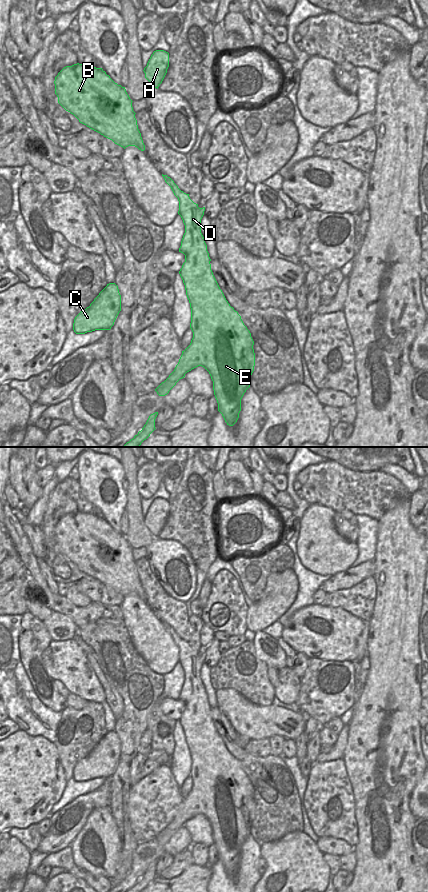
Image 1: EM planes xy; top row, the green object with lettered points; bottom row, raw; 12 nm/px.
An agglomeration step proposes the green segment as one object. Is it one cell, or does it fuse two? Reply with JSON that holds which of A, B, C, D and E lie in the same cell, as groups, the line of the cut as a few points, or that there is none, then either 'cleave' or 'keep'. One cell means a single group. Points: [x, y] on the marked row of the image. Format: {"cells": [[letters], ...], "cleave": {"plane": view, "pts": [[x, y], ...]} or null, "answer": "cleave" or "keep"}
{"cells": [["A", "B", "C", "D", "E"]], "cleave": null, "answer": "keep"}

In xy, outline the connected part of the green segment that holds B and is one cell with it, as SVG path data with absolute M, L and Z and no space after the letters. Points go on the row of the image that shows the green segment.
M74 64L64 67L55 77L55 94L58 103L73 114L80 123L123 147L135 146L144 151L141 133L138 129L132 100L125 87L115 83L102 68Z

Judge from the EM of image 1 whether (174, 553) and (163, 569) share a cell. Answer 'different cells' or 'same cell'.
same cell

